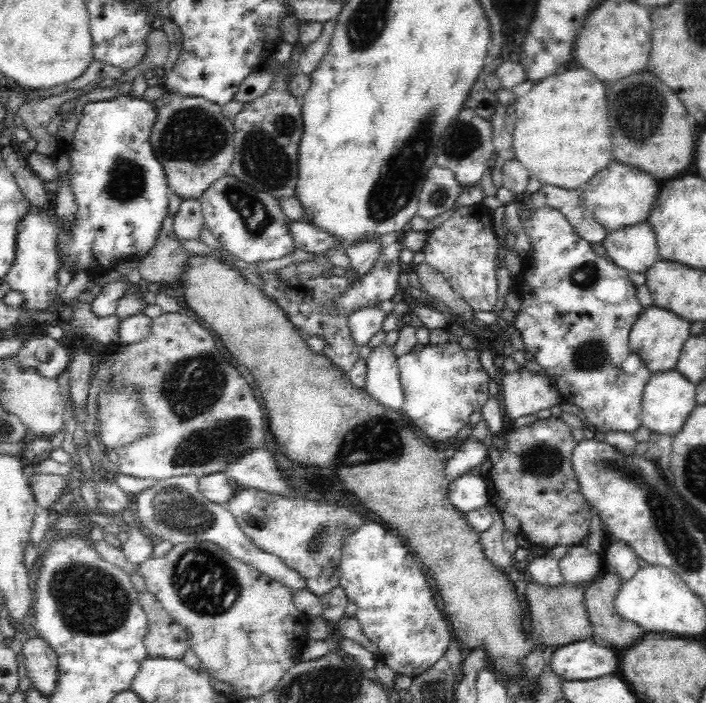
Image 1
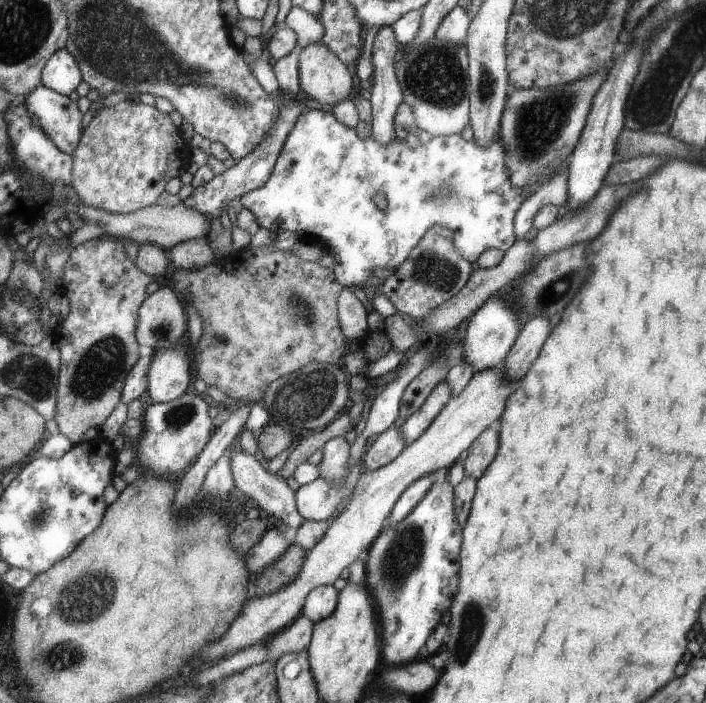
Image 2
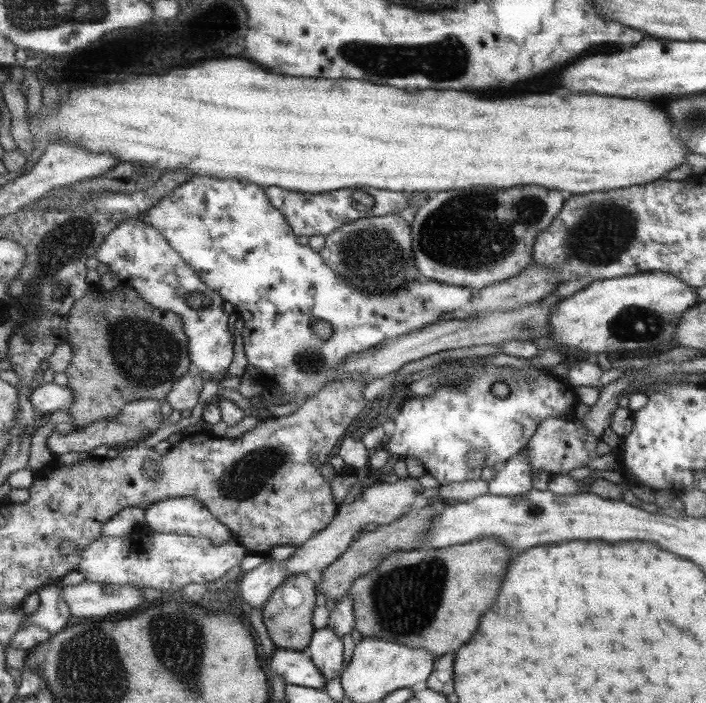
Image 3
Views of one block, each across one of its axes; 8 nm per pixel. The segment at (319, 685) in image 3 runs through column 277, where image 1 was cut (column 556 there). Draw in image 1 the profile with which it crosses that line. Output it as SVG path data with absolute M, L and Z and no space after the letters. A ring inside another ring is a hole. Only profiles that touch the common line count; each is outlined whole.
M572 642L561 647L556 647L552 656L547 659L549 669L563 680L592 680L604 674L618 674L614 672L618 666L619 658L608 647L596 646L594 642Z

